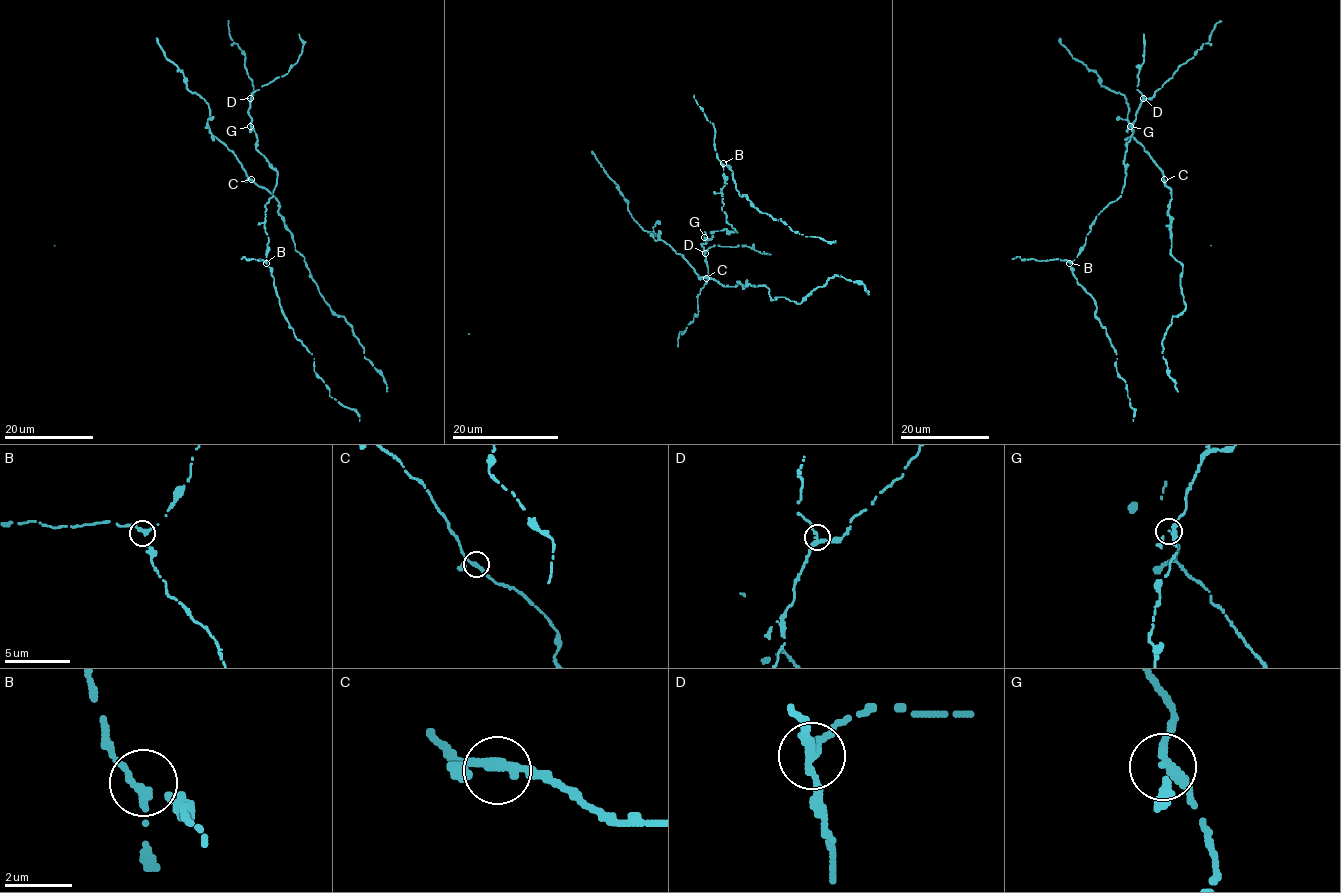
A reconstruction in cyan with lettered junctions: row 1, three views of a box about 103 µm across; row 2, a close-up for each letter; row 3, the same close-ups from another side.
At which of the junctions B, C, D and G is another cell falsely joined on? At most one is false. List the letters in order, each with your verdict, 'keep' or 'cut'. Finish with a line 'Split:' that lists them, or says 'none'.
B: keep
C: keep
D: keep
G: keep
Split: none

